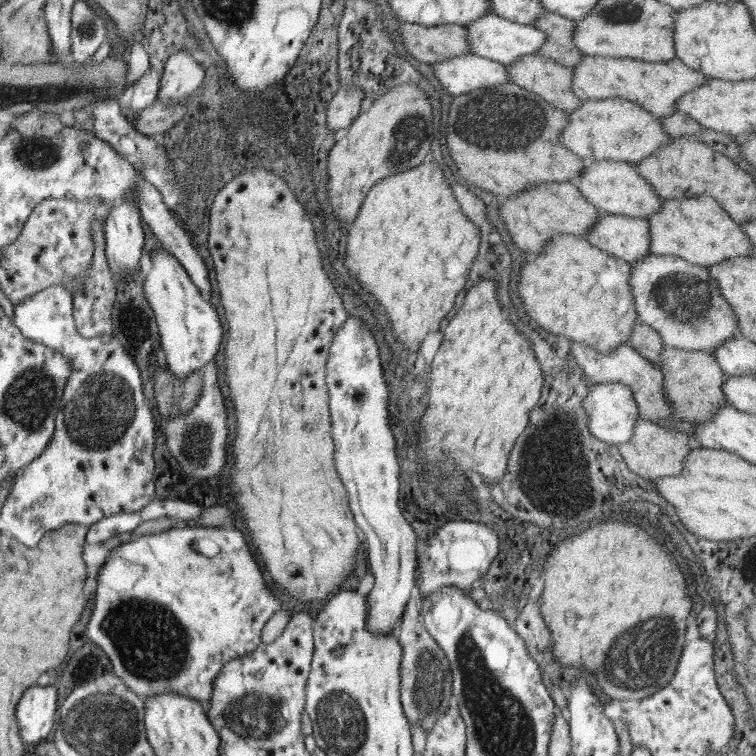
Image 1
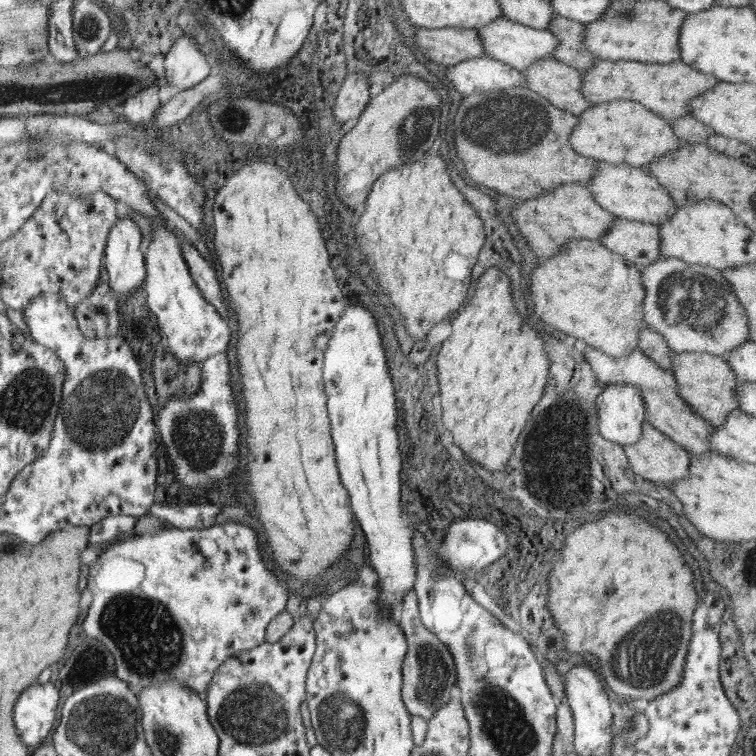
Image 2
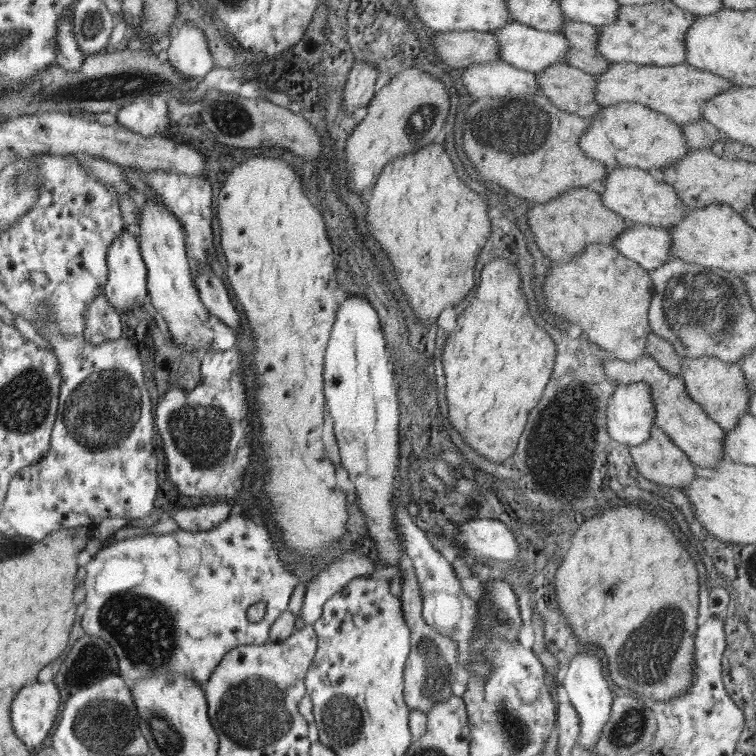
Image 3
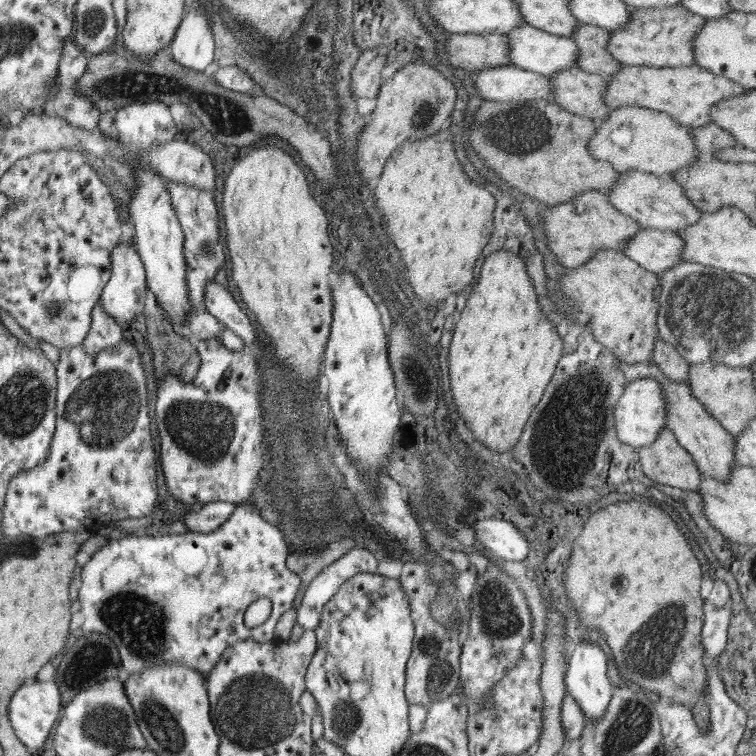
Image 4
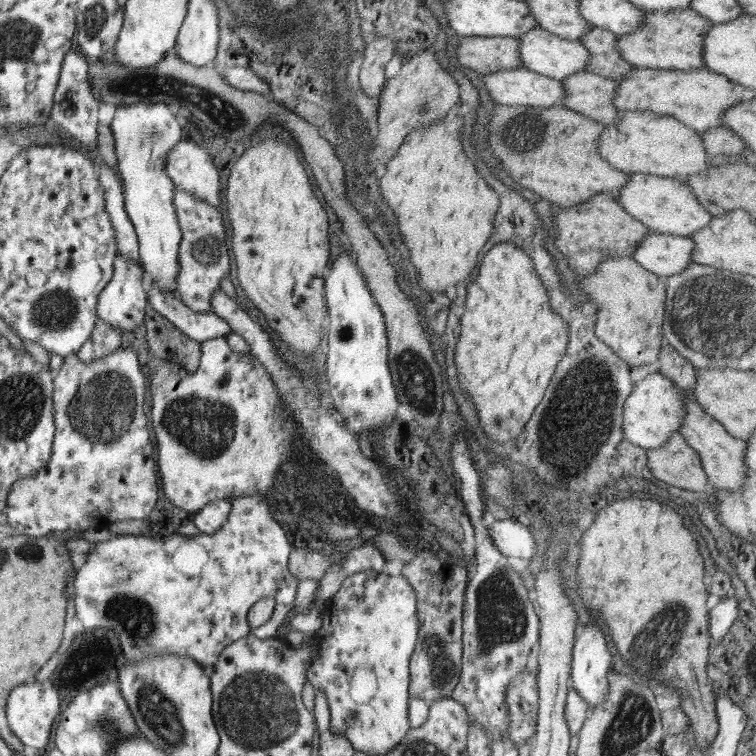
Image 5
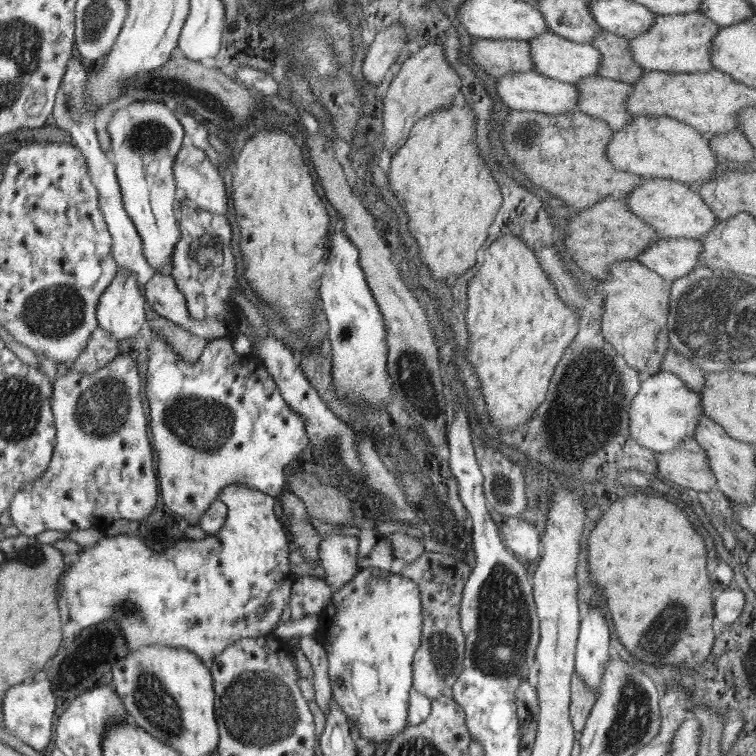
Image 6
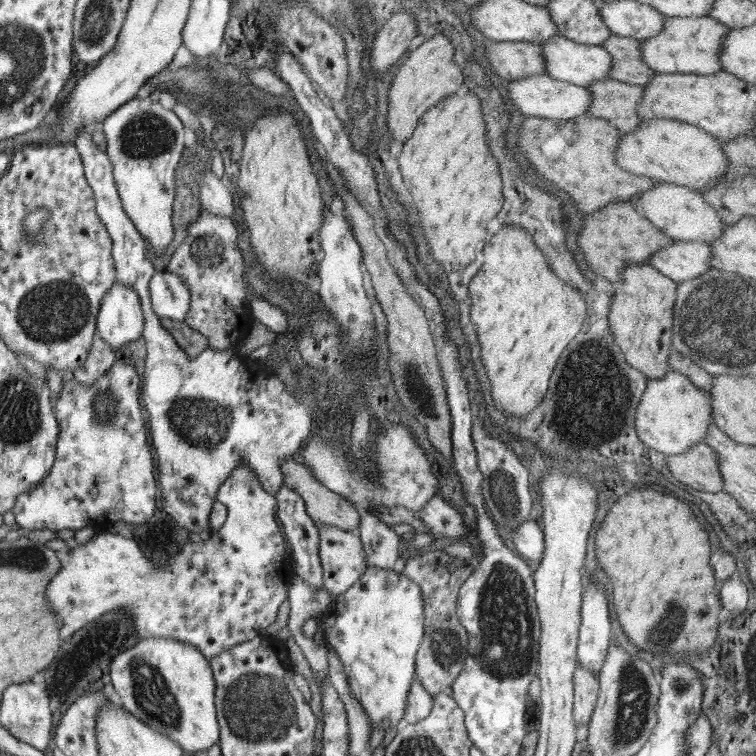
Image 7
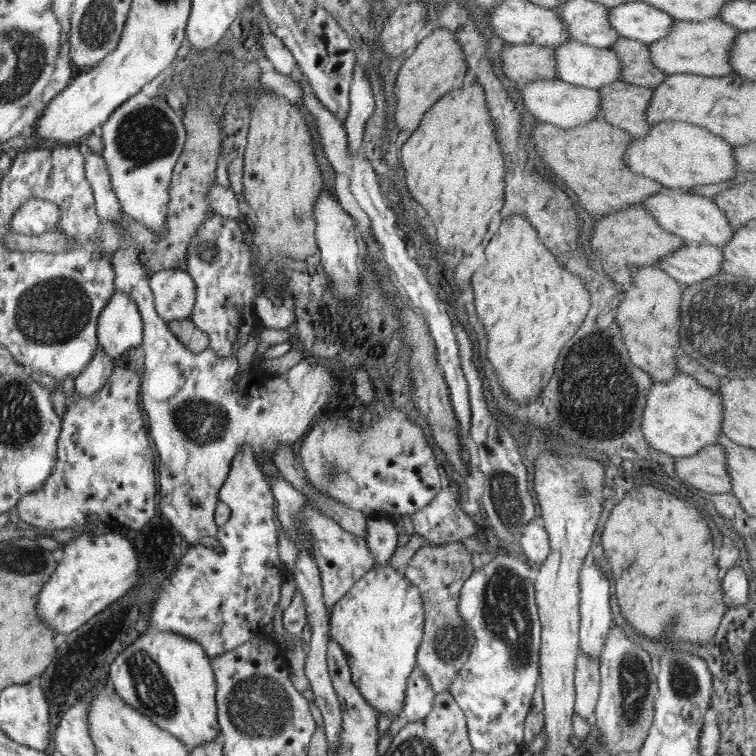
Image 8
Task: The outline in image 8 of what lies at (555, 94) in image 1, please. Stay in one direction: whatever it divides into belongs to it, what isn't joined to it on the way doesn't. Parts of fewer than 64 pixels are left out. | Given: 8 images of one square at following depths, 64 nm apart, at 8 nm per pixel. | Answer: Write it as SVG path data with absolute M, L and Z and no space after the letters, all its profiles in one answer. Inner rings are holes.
M618 80L598 90L603 102L603 108L599 110L601 120L620 127L635 137L646 136L650 132L647 110L653 89Z

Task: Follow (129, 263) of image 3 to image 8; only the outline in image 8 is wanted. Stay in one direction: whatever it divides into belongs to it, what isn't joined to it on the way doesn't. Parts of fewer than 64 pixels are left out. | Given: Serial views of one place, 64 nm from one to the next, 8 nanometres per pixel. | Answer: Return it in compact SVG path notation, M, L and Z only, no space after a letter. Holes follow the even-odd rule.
M115 291L99 313L99 344L112 359L142 344L142 314L132 295Z

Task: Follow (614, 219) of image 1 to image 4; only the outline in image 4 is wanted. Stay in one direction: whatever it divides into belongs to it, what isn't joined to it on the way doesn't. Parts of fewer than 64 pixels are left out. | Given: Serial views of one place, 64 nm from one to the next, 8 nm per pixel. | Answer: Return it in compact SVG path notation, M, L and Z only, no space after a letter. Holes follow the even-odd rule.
M641 228L626 243L623 253L645 270L660 276L683 262L684 247L684 239L675 232Z

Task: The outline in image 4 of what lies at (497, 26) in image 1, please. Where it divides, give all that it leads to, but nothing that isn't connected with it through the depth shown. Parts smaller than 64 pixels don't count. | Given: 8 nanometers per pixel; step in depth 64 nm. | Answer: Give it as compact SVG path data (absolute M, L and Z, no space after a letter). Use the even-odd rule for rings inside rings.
M524 24L509 34L510 64L542 76L553 76L561 70L578 66L579 48L572 37L550 34L548 31Z

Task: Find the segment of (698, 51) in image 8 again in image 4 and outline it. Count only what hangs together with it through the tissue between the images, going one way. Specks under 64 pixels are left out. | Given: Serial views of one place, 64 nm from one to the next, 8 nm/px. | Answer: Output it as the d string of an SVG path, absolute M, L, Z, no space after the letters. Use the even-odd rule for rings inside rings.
M681 4L652 8L632 8L631 20L625 28L612 30L607 46L610 56L622 65L648 66L656 68L678 68L695 64L695 36L707 23L707 18L688 10Z

